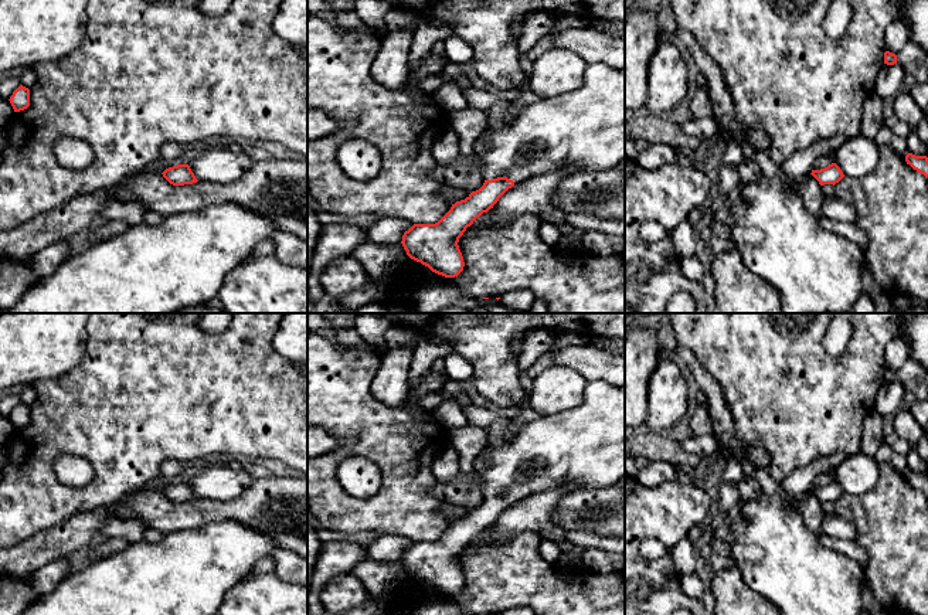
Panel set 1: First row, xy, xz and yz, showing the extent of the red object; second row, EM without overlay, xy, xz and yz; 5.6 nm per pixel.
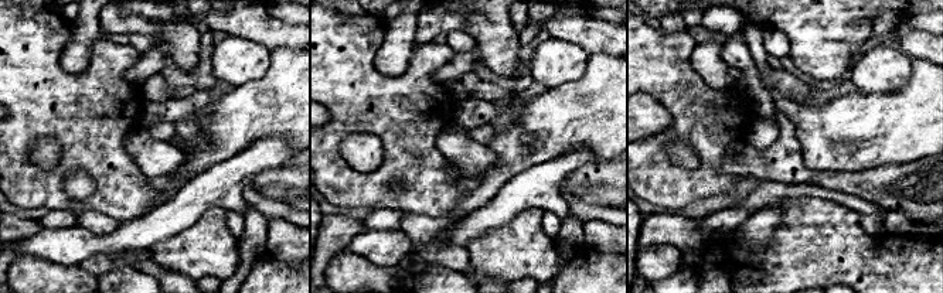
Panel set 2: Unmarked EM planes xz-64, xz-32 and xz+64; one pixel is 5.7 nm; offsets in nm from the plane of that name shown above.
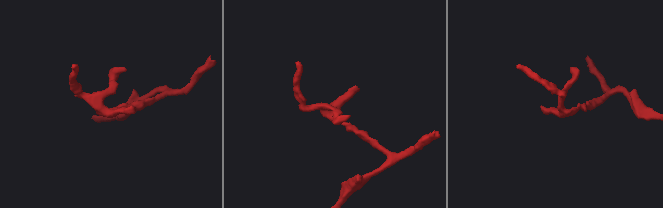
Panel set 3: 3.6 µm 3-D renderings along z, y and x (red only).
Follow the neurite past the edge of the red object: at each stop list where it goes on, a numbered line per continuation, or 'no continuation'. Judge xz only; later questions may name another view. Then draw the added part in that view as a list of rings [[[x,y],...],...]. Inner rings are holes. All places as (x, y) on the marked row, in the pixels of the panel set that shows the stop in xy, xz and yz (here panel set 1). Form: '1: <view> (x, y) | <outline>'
1: xz (585, 128) | [[[602,62],[588,64],[581,88],[558,96],[543,98],[521,109],[507,126],[487,128],[482,136],[486,140],[480,154],[485,163],[485,180],[507,177],[517,184],[533,176],[565,167],[578,167],[587,171],[609,170],[625,162],[625,69]]]

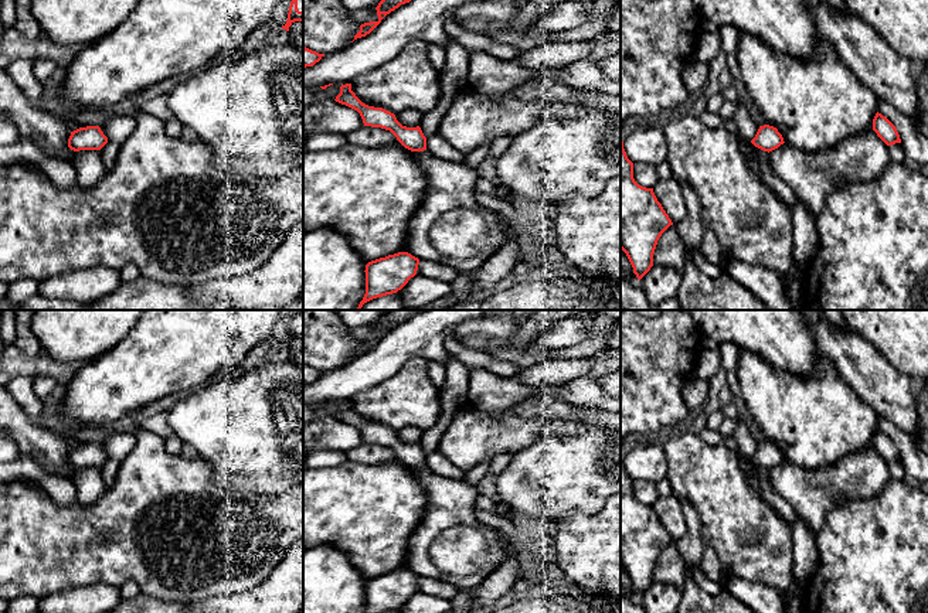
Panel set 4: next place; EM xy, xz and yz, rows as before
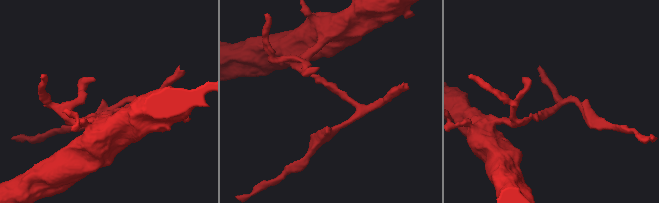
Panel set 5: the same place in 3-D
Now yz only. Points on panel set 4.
no continuation

